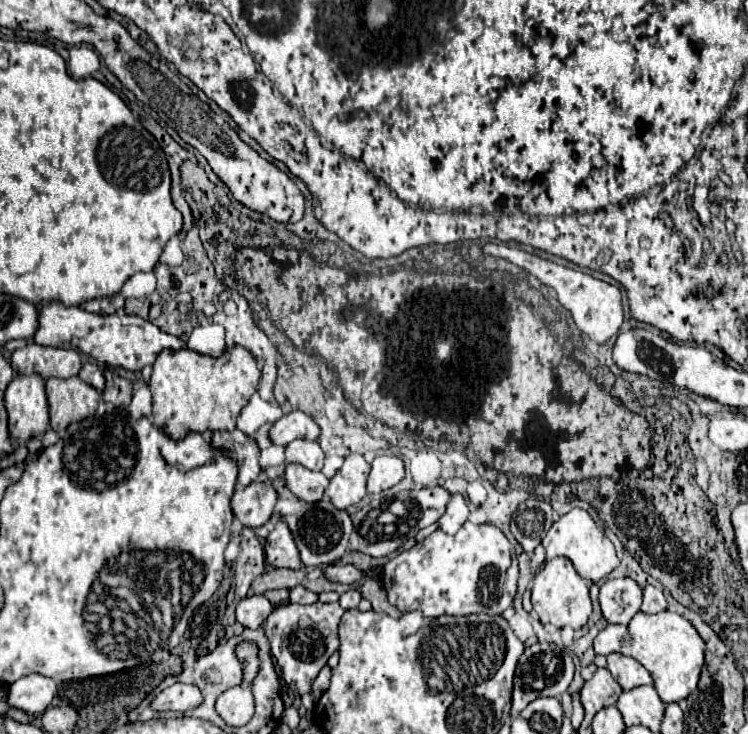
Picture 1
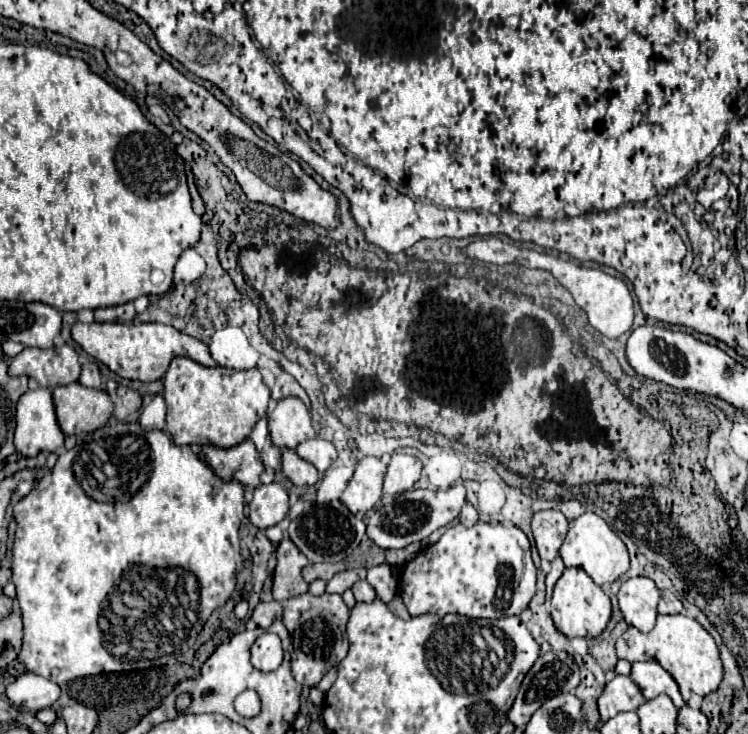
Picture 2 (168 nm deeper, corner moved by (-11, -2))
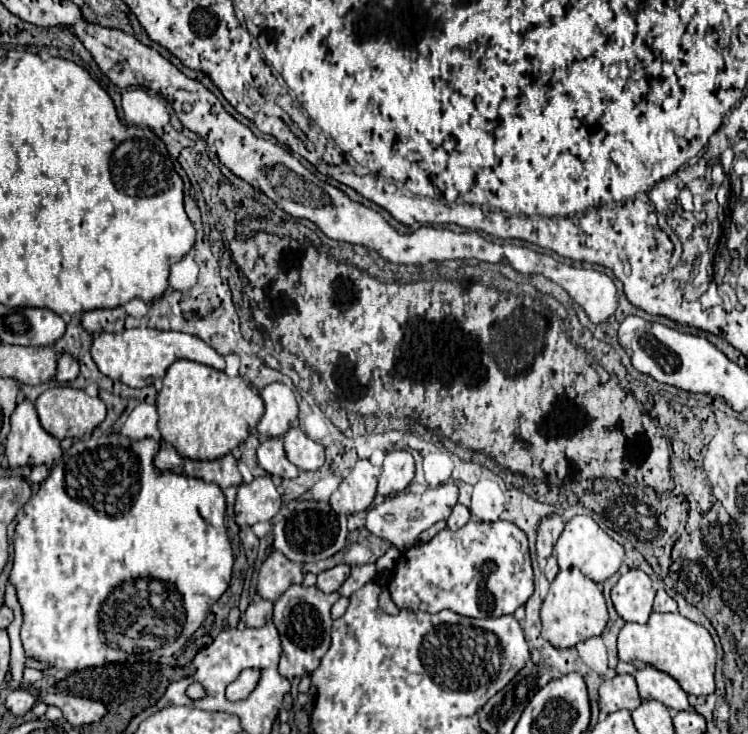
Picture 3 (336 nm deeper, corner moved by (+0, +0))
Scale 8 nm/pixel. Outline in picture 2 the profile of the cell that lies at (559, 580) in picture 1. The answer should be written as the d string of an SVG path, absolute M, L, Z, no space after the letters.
M566 568L554 586L552 594L552 620L566 636L596 638L606 628L612 615L611 600L582 568Z

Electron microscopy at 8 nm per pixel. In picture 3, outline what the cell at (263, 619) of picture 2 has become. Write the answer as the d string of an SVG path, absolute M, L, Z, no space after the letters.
M269 600L249 604L249 608L245 612L245 622L249 628L261 628L271 618L271 612L273 612L273 602L269 602Z

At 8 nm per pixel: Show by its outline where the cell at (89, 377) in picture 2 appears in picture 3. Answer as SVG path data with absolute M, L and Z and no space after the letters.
M61 354L57 358L57 374L55 374L57 382L71 382L71 380L75 380L77 372L79 372L79 364L77 364L77 360L71 354Z

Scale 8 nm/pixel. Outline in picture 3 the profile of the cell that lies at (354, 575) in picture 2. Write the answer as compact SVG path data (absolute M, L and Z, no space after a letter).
M337 564L329 570L323 570L317 574L317 588L323 592L335 592L339 590L339 586L345 582L345 578L349 576L349 566L347 564Z

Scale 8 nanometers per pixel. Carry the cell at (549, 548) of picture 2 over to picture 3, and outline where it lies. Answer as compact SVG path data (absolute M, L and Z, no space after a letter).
M551 514L547 518L541 520L539 524L539 536L537 536L537 556L539 560L547 560L553 552L553 546L559 538L559 534L563 532L563 520L559 514Z

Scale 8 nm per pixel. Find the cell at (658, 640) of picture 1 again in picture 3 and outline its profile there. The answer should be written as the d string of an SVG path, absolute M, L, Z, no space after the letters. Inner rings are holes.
M653 612L647 624L625 624L617 640L619 660L632 664L636 669L652 666L673 676L687 694L713 694L715 692L715 664L717 650L711 634L679 612L657 614ZM677 618L677 628L675 628Z

